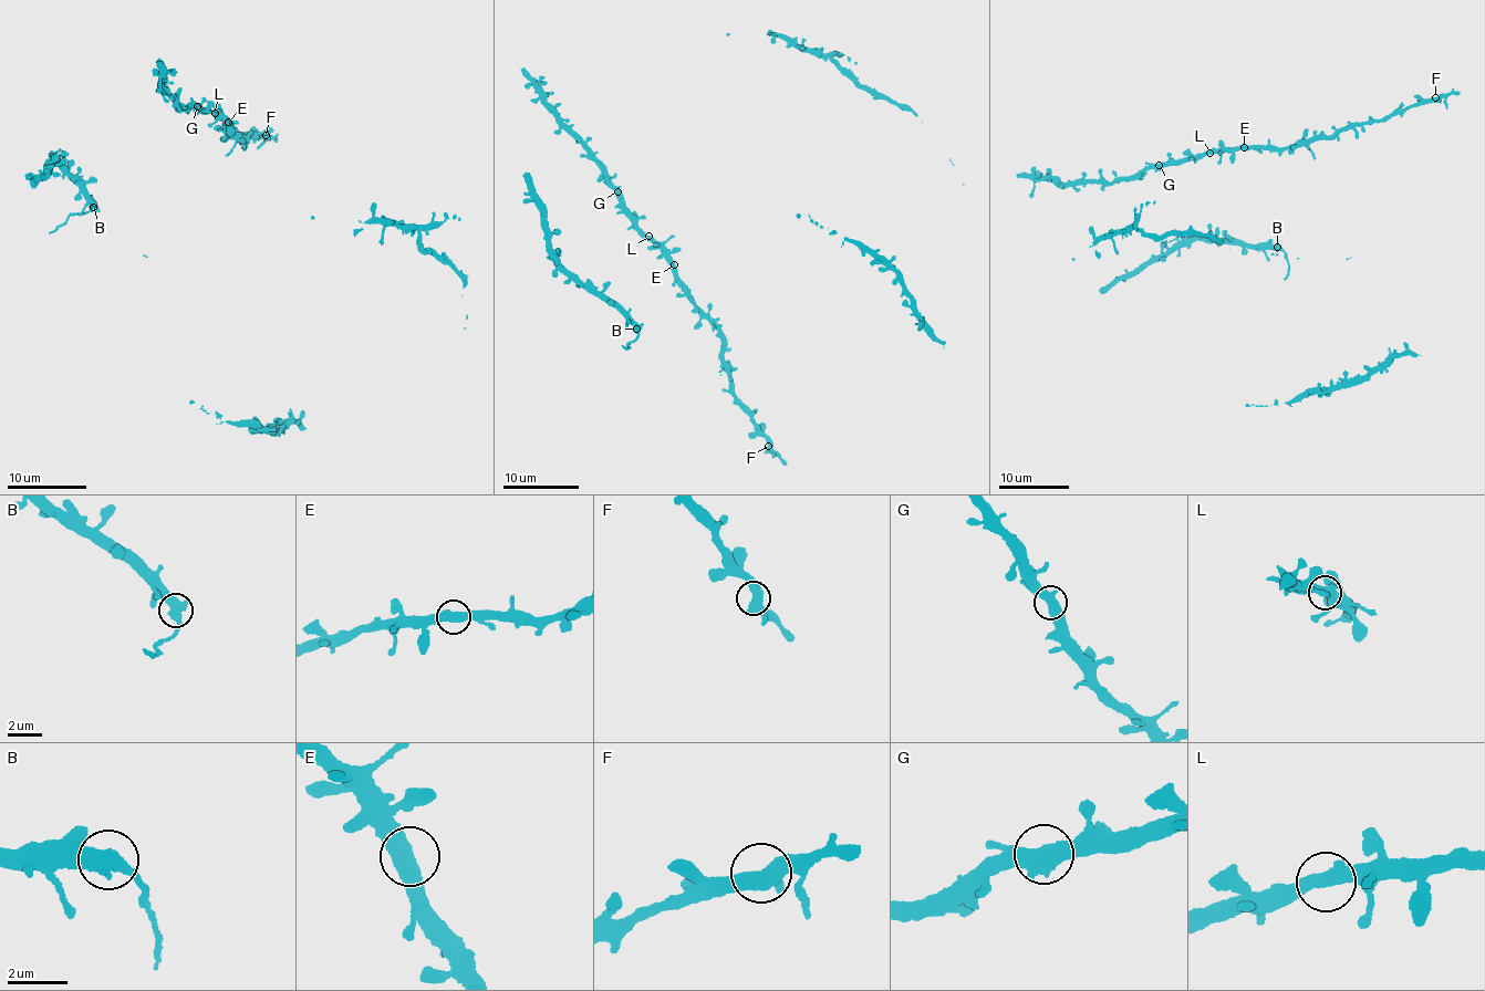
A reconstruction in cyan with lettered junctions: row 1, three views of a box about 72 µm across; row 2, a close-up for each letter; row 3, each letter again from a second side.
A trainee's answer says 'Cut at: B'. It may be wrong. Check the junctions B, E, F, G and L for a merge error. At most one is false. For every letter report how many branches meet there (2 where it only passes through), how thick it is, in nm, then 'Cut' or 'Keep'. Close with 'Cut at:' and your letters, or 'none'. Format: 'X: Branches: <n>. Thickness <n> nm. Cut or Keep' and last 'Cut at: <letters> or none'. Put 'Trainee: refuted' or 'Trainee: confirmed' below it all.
B: Branches: 2. Thickness 550 nm. Cut
E: Branches: 2. Thickness 550 nm. Keep
F: Branches: 2. Thickness 550 nm. Keep
G: Branches: 2. Thickness 550 nm. Keep
L: Branches: 2. Thickness 460 nm. Keep
Cut at: B
Trainee: confirmed

